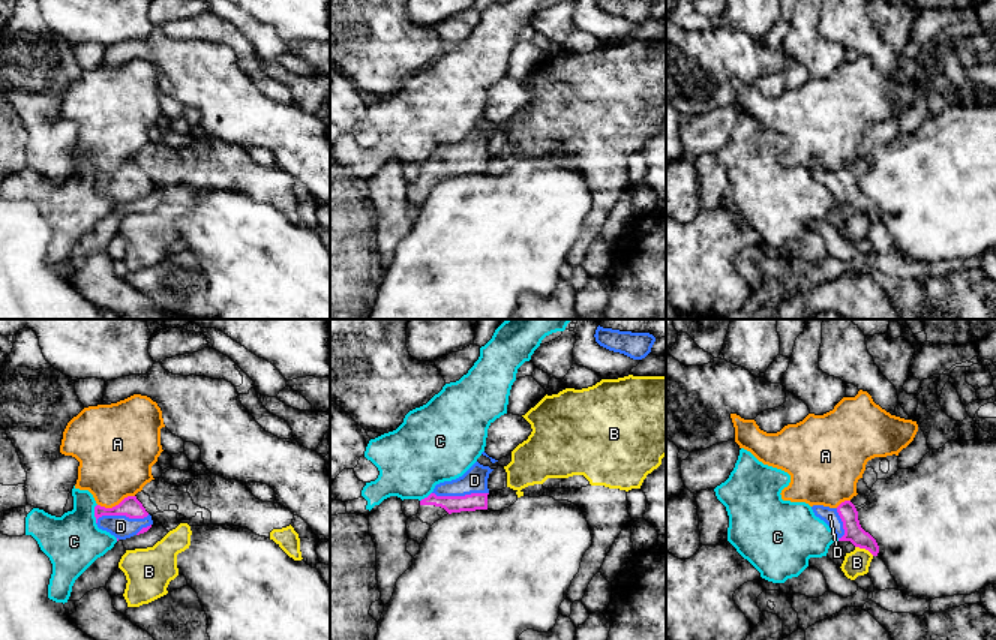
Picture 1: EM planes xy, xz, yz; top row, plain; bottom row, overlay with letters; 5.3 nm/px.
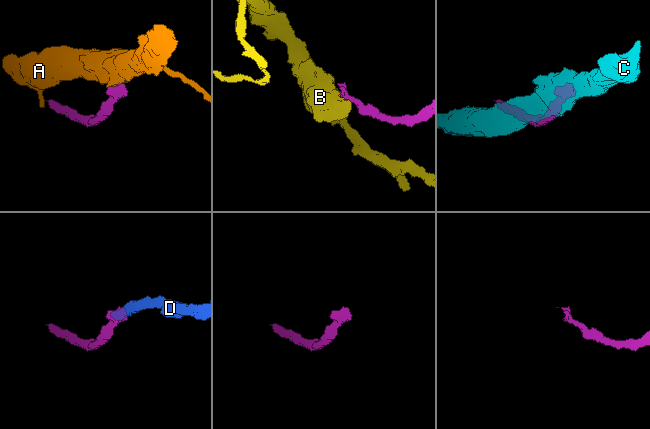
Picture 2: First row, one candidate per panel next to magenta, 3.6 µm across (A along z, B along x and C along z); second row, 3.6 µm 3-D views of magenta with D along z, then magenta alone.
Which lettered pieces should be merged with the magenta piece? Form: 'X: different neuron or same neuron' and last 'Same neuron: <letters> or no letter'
A: different neuron
B: different neuron
C: different neuron
D: same neuron
Same neuron: D

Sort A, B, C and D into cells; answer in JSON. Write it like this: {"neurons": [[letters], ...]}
{"neurons": [["A"], ["B"], ["C"], ["D"]]}

